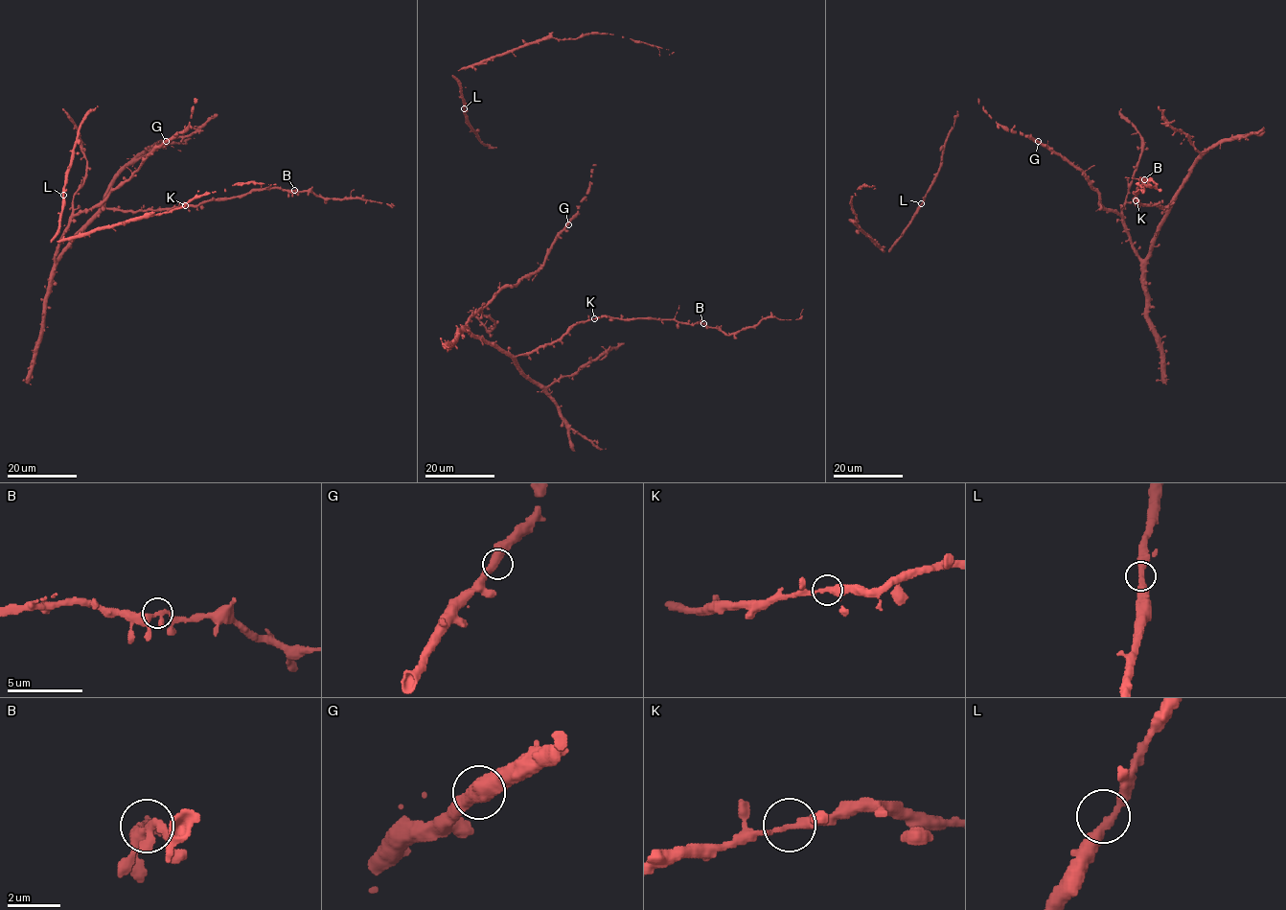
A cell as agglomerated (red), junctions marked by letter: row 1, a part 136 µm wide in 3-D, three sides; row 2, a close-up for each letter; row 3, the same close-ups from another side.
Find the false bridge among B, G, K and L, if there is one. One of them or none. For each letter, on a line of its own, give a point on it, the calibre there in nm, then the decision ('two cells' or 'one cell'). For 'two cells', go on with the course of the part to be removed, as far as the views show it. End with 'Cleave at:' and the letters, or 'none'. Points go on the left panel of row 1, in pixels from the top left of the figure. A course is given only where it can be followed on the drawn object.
B: at (294, 190); 360 nm thick; one cell
G: at (166, 141); 420 nm thick; one cell
K: at (185, 205); 320 nm thick; one cell
L: at (63, 195); 340 nm thick; one cell
Cleave at: none

